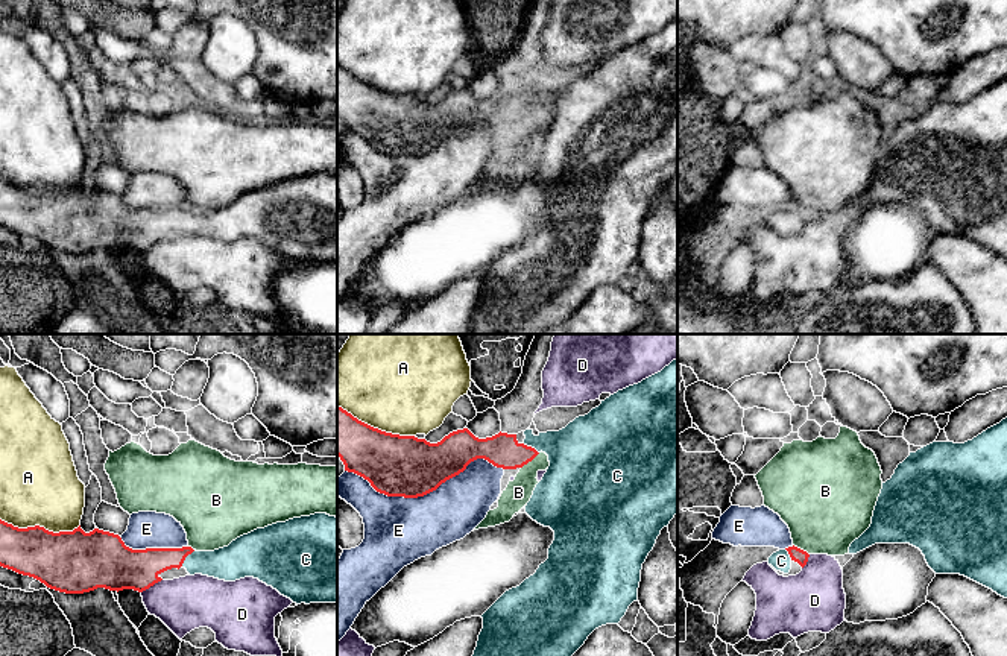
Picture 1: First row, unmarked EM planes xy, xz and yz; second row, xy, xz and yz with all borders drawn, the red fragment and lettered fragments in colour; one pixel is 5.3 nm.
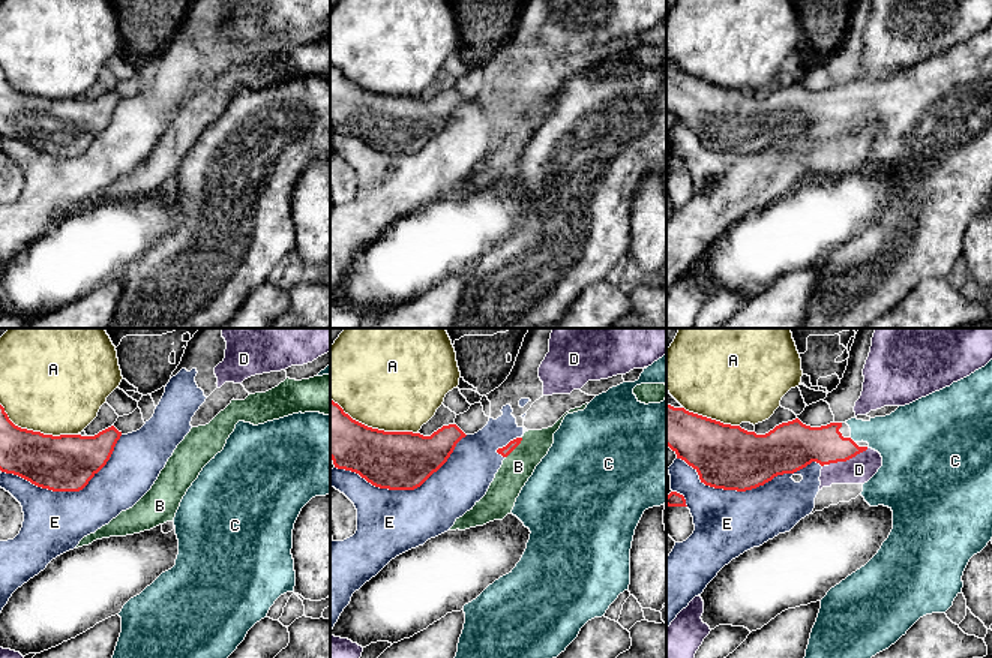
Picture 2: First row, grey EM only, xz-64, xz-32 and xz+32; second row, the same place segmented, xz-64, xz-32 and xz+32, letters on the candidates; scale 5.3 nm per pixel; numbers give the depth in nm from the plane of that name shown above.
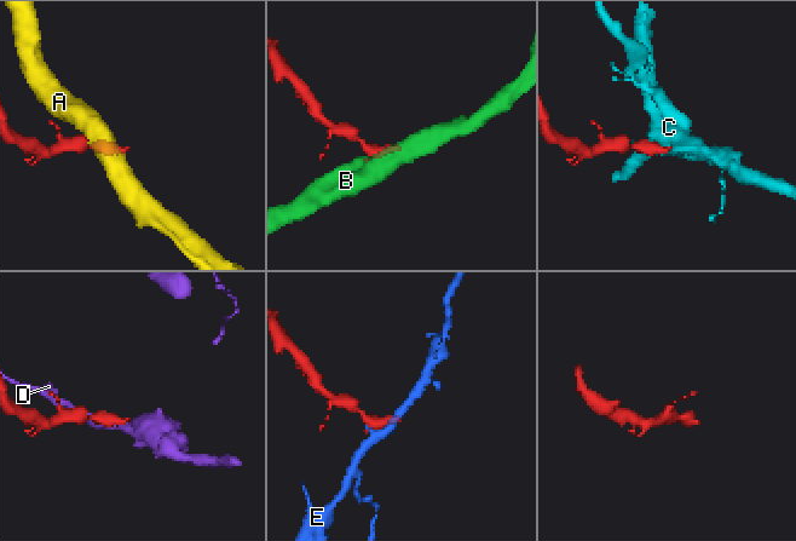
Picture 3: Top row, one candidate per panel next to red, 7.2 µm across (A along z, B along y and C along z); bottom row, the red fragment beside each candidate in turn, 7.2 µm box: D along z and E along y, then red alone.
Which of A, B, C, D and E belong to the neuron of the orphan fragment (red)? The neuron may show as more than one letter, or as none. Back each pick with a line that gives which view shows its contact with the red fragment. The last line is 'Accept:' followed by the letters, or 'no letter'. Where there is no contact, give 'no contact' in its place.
C: meets red in xy
Accept: C

